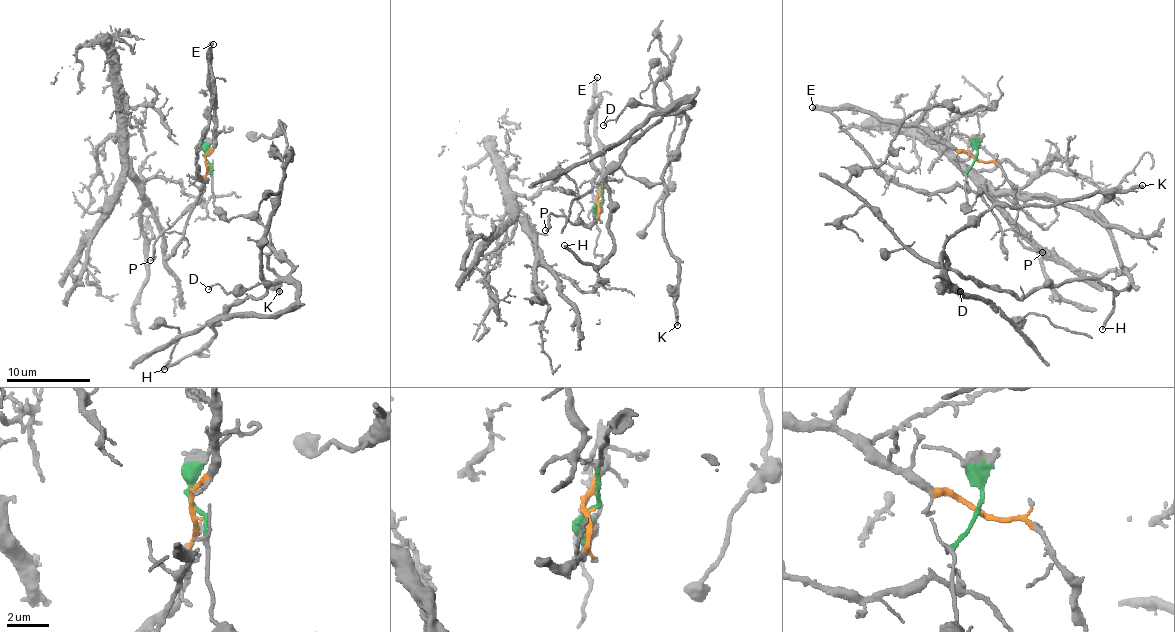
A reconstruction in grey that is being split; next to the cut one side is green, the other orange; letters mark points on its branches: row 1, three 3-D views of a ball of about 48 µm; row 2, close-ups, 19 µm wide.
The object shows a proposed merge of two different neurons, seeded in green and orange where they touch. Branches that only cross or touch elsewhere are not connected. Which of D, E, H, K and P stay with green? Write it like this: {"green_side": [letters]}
{"green_side": ["D", "H", "K"]}

